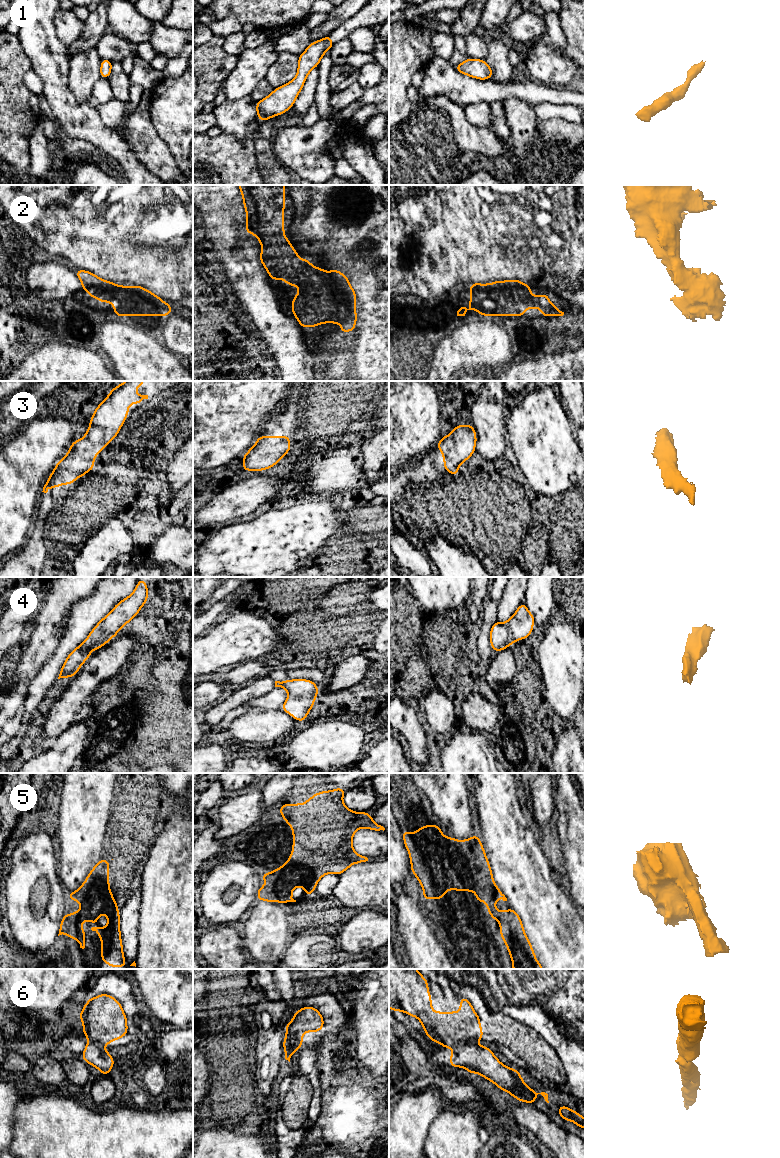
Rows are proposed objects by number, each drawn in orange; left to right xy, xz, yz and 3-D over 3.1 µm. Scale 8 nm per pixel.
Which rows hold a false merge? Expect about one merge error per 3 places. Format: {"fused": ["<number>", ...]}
{"fused": ["6"]}

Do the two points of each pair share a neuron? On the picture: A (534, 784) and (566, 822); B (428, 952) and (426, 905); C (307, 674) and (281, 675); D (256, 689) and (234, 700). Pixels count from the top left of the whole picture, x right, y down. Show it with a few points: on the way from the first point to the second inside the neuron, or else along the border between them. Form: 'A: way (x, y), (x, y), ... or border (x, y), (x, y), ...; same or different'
A: border (553, 793), (555, 811), (554, 832); different
B: border (418, 905), (419, 911), (432, 927), (438, 941); different
C: way (301, 674), (291, 674), (287, 677); same
D: way (251, 691), (239, 696); same

